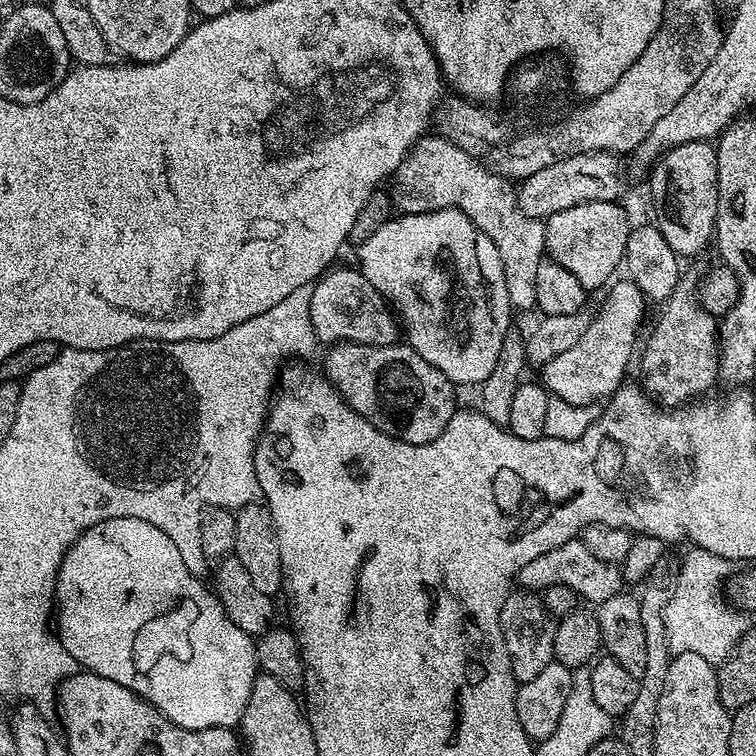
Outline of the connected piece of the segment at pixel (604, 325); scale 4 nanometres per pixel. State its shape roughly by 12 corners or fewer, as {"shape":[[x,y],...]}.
{"shape":[[615,281],[578,342],[540,370],[572,405],[625,380],[648,302]]}

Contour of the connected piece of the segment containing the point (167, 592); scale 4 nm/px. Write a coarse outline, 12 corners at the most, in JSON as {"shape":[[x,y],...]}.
{"shape":[[80,533],[54,631],[186,730],[235,729],[258,675],[170,537]]}

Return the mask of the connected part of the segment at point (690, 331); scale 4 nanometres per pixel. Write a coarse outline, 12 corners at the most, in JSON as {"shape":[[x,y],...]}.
{"shape":[[681,273],[642,358],[645,393],[681,407],[719,379],[717,319]]}

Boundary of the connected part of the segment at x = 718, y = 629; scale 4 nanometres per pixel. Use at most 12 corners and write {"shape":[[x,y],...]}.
{"shape":[[693,547],[665,612],[672,654],[719,666],[748,632],[729,561]]}

